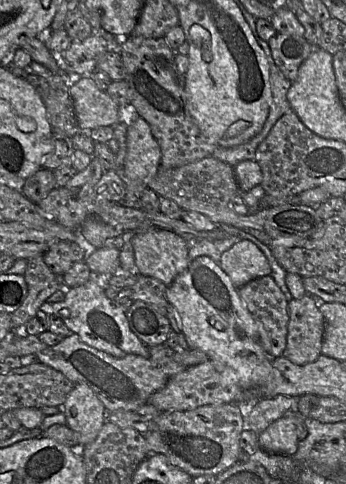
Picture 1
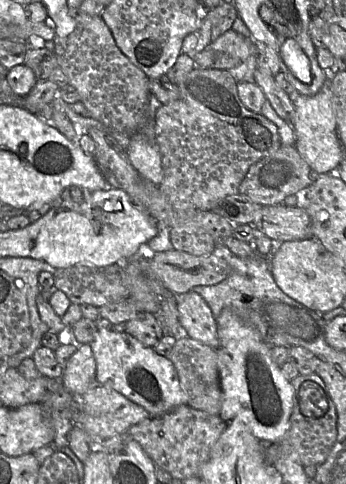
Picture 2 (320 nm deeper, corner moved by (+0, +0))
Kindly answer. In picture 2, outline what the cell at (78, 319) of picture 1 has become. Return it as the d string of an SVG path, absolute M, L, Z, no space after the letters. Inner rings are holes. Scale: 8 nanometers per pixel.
M98 328L91 342L96 362L97 383L108 386L134 403L142 406L151 417L162 416L178 406L187 404L174 364L152 347L142 344L127 332Z

